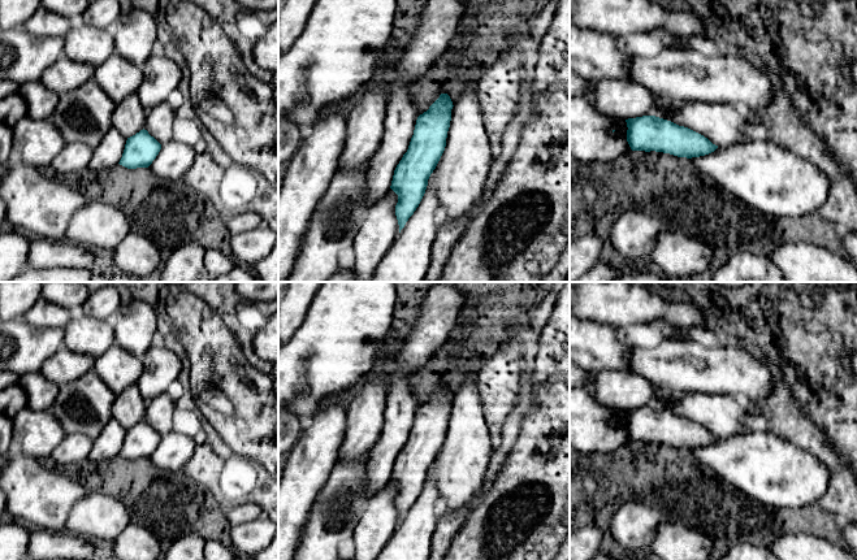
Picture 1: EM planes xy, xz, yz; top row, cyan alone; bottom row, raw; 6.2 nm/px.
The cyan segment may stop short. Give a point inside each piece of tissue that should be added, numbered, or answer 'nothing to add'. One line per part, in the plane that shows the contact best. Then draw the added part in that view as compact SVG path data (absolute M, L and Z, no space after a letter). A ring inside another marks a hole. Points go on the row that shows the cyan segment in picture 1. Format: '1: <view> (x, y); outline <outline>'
nothing to add

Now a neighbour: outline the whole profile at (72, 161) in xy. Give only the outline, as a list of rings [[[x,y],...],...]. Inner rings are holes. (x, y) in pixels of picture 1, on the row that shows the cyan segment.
[[[81,142],[68,143],[51,162],[49,169],[64,179],[79,178],[87,174],[87,166],[94,148]]]

